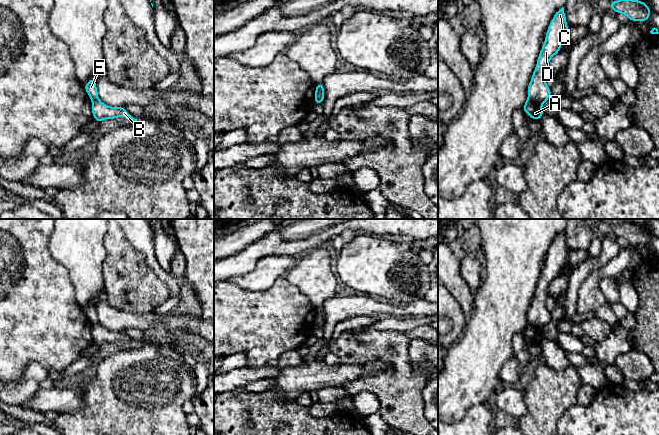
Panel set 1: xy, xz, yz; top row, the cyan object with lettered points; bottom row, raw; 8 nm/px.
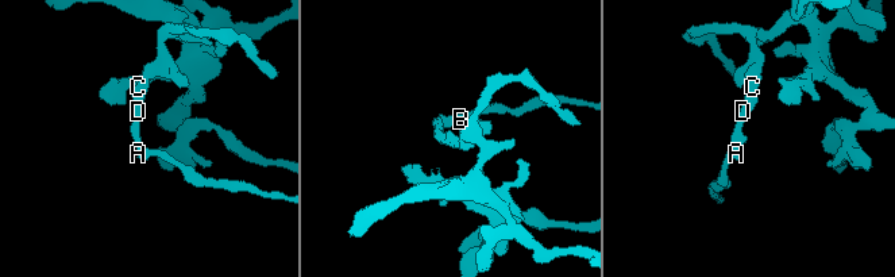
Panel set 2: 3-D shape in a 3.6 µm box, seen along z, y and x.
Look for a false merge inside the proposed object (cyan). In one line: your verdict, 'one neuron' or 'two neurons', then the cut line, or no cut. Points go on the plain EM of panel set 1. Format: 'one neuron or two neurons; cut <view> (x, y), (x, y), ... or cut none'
two neurons; cut yz (528, 322), (540, 329)

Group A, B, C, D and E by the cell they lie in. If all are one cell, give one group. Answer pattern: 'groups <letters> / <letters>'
groups A B / C D E

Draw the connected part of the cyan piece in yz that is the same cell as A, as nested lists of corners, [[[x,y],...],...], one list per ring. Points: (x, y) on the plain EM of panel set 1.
[[[528,323],[522,331],[524,336],[528,338],[533,344],[539,344],[544,339],[542,330]]]

